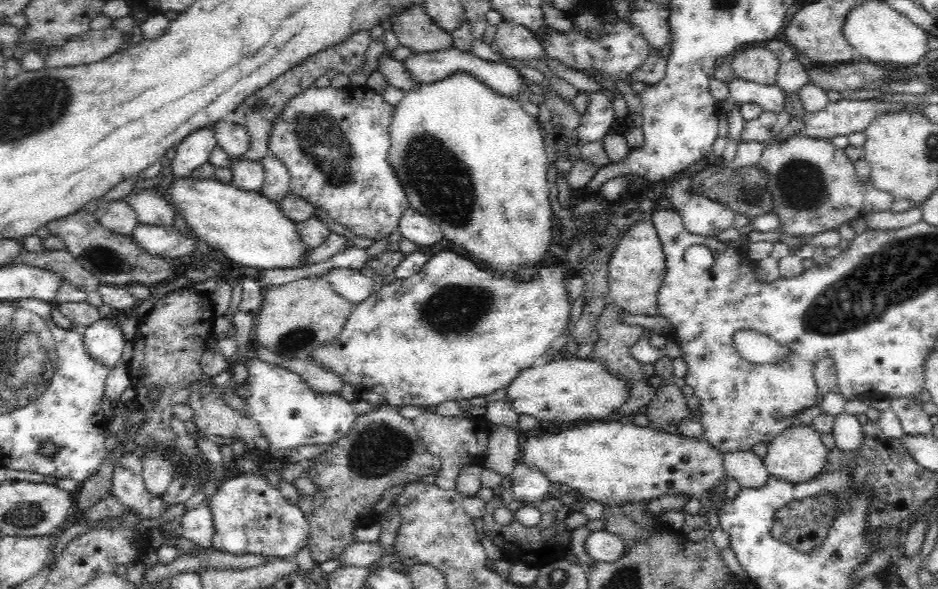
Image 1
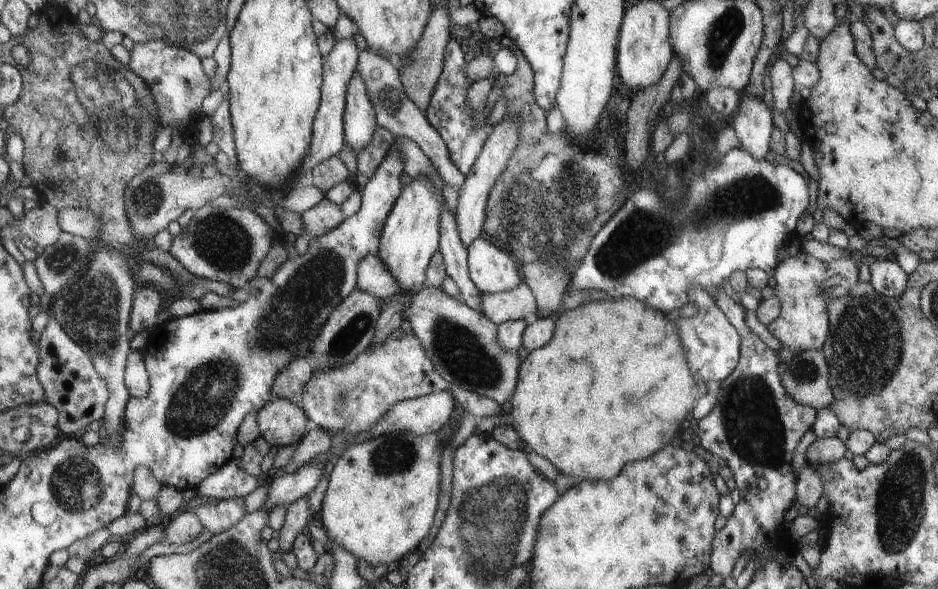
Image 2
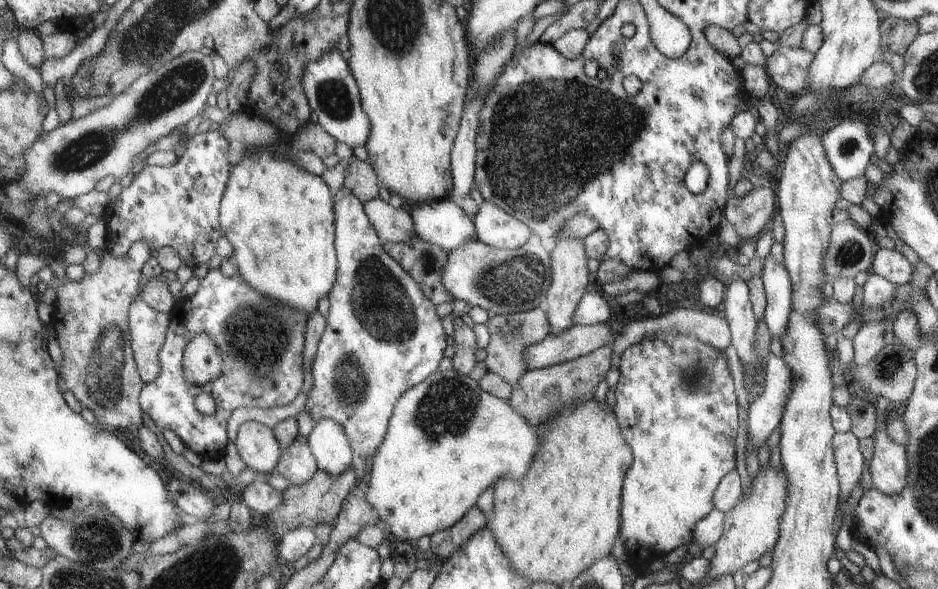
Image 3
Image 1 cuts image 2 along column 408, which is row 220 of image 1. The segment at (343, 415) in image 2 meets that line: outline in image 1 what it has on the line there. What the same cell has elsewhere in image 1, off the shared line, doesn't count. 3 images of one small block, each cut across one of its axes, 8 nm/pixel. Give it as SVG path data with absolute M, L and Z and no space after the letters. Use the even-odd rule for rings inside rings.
M349 84L344 90L310 86L300 93L278 114L268 140L268 155L280 159L280 164L288 169L290 192L322 208L352 234L366 237L371 242L399 230L400 217L409 207L409 202L402 183L386 162L391 148L391 118L395 106L386 104L378 92L362 88L362 85Z

